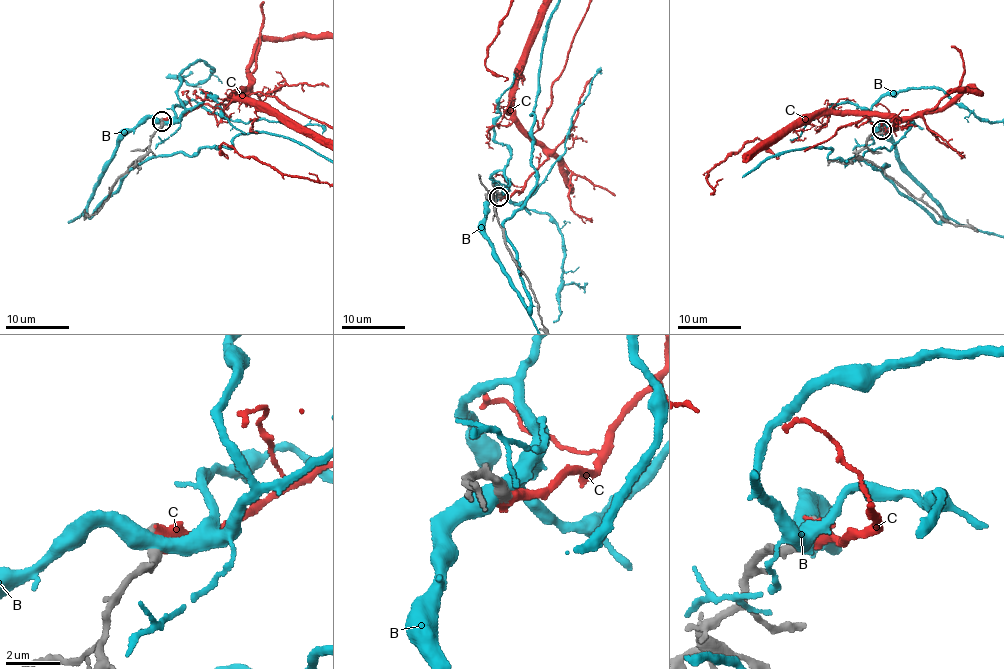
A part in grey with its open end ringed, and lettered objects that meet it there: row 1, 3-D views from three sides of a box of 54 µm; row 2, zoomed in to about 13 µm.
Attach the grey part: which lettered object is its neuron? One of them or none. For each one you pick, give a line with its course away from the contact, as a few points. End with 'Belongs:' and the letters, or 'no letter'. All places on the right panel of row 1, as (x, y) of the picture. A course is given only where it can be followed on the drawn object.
Belongs: C

